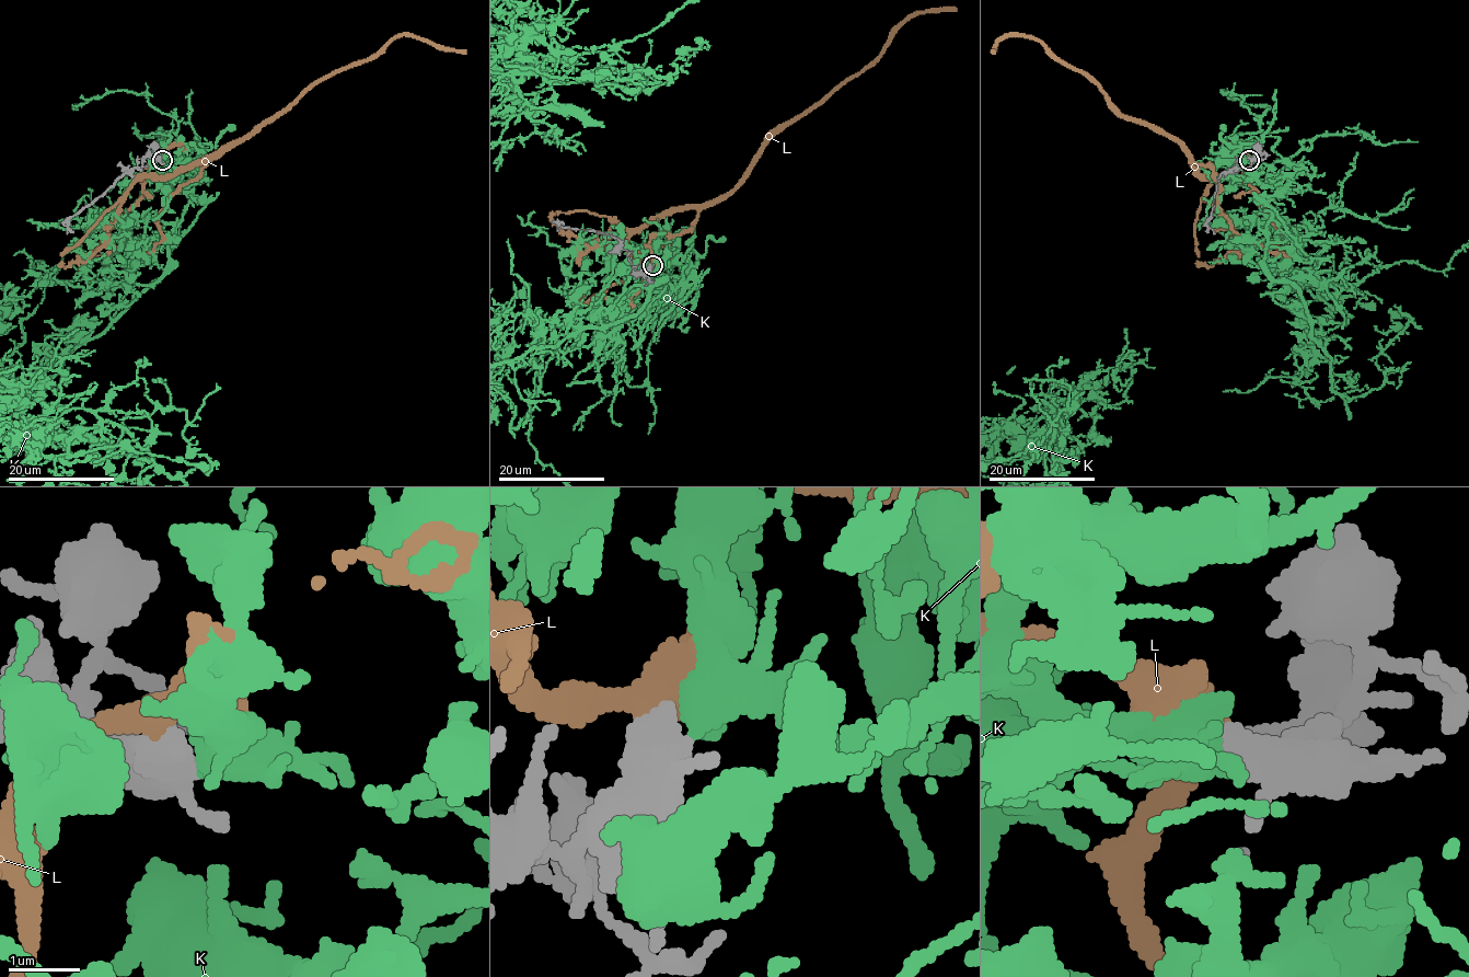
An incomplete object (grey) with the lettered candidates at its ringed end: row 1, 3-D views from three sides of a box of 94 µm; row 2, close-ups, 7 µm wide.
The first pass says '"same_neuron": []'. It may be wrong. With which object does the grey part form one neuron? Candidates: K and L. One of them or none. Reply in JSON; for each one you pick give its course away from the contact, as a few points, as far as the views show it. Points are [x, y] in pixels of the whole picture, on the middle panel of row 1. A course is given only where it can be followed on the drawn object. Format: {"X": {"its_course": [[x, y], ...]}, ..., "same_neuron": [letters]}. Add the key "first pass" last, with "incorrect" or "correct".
{"same_neuron": ["K"], "first pass": "incorrect"}

